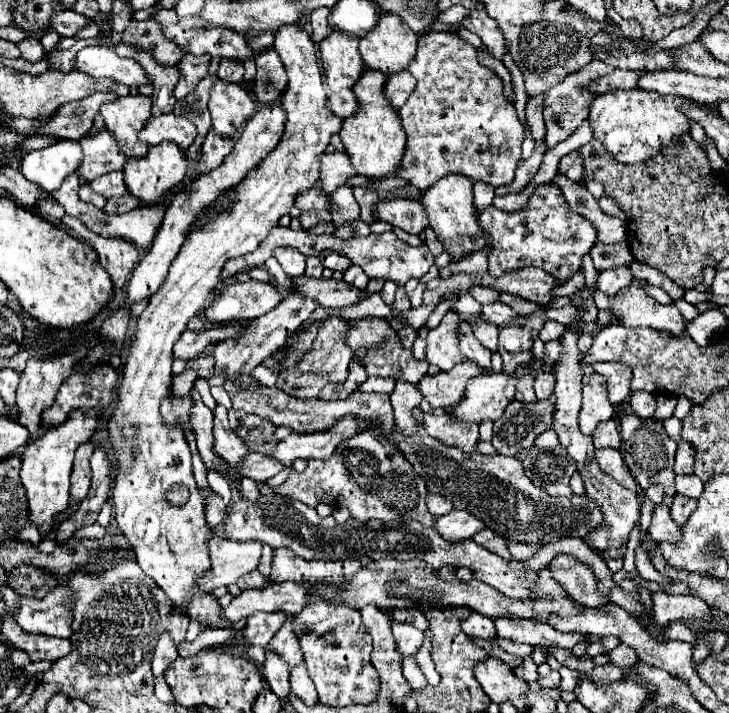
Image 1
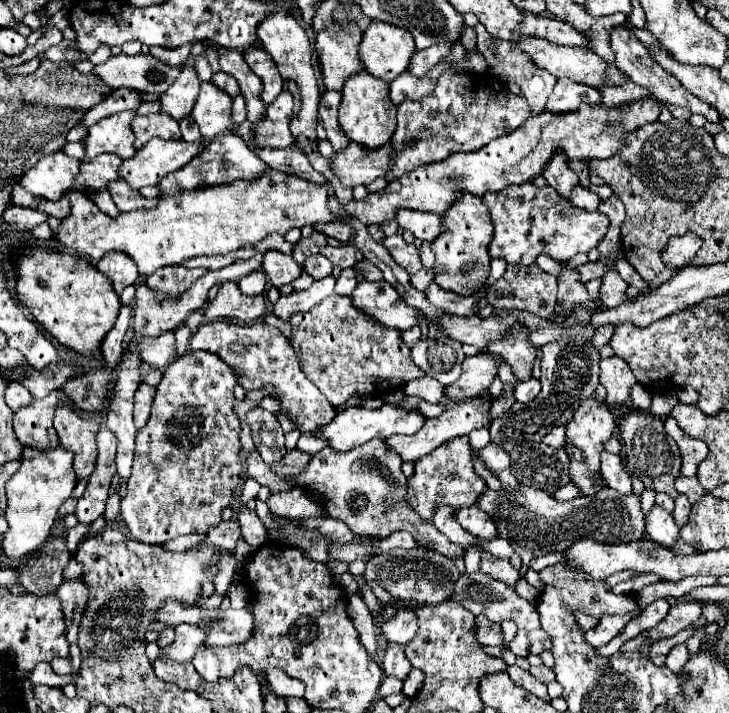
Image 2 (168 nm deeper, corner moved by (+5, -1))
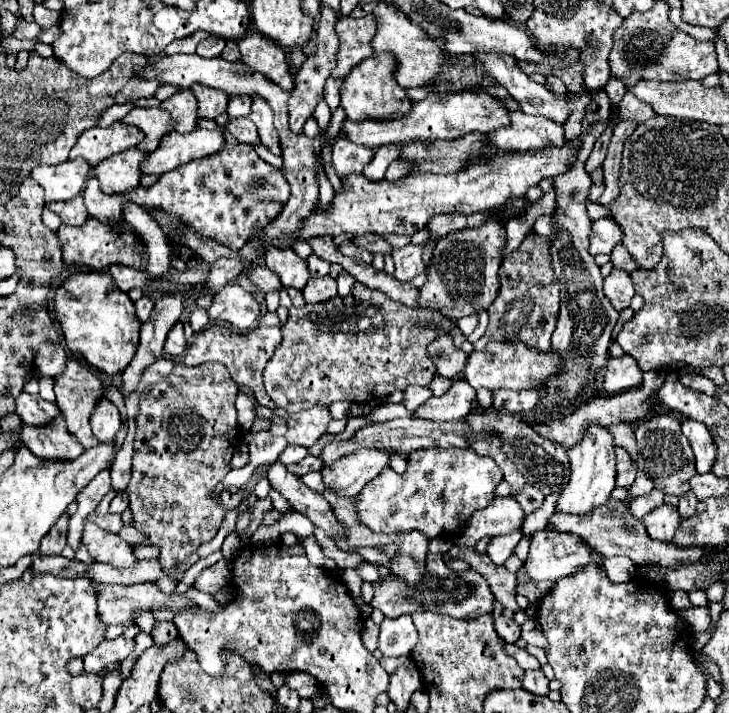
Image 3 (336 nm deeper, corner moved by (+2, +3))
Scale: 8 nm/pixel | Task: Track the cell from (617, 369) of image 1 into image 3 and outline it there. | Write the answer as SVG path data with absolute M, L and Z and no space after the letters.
M623 354L619 358L609 358L607 368L605 368L605 380L603 380L603 390L605 394L619 394L623 390L637 388L643 380L643 372L637 366L635 358Z

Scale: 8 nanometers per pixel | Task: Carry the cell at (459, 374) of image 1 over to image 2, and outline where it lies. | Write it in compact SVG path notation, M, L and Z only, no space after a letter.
M490 352L466 356L462 366L462 376L452 386L446 386L444 390L446 396L450 400L466 400L488 392L492 380L498 374L500 362L502 362L502 356L490 354Z

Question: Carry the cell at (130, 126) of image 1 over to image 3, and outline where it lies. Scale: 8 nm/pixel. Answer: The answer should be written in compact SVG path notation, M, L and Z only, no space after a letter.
M113 122L107 128L89 128L85 130L77 144L71 148L69 160L75 160L77 156L85 158L91 166L97 162L123 152L127 148L135 148L143 140L143 132L137 126L127 126L123 122Z

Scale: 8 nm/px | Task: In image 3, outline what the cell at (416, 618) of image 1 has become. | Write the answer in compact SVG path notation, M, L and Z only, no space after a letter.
M409 614L399 618L385 618L379 634L379 650L383 656L409 656L417 644L417 630Z

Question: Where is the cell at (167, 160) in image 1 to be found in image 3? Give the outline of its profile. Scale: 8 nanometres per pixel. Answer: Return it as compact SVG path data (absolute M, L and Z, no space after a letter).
M193 130L189 134L169 132L161 138L157 150L147 154L147 162L143 162L143 174L165 174L183 166L191 160L215 154L223 148L223 136L217 130Z

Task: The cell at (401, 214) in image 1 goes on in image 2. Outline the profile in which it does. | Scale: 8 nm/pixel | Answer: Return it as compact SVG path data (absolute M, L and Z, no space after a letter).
M400 210L398 224L404 230L410 230L418 240L428 240L428 242L432 242L446 230L438 214L420 214L412 210Z

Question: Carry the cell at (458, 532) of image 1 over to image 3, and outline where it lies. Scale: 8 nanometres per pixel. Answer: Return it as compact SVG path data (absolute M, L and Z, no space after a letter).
M497 496L491 506L477 510L467 520L467 526L463 526L461 534L456 537L455 543L459 546L475 546L485 536L499 536L499 534L511 534L519 530L519 526L525 520L525 512L515 502L513 496L501 498Z

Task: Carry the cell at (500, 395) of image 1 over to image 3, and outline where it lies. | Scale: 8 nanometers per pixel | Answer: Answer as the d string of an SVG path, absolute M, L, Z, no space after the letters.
M361 448L323 468L323 484L343 496L357 496L367 482L389 466L391 454L407 458L407 454L391 448Z

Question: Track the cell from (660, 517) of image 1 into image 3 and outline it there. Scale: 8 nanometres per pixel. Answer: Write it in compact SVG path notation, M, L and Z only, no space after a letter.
M659 506L659 508L653 508L649 514L643 516L643 524L647 528L647 534L653 538L653 540L659 540L659 542L671 542L673 540L673 534L675 530L679 528L681 524L681 516L677 512L677 506Z

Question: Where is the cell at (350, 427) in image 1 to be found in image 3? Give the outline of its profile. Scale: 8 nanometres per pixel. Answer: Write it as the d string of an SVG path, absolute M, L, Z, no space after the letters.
M457 378L449 388L449 392L445 392L439 398L431 396L425 404L421 404L413 412L413 416L433 420L433 422L465 418L469 414L473 398L475 398L475 390L463 378Z

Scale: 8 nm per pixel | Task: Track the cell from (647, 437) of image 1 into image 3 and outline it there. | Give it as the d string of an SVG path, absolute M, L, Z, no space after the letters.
M657 414L651 416L649 420L639 422L637 430L637 466L639 470L645 472L647 478L653 480L655 488L663 490L665 494L675 494L675 496L683 496L689 490L689 478L695 476L695 458L693 458L693 450L689 446L689 440L681 434L681 426L679 420L671 414Z

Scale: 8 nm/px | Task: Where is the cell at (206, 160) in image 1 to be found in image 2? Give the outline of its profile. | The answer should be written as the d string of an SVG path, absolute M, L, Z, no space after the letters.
M228 132L228 134L220 134L218 138L214 138L206 146L204 154L196 156L192 162L188 162L188 166L168 174L160 182L160 194L164 194L164 192L174 194L174 192L180 192L180 190L196 190L196 188L220 186L220 184L230 184L230 182L236 182L236 180L256 180L266 170L268 170L268 166L246 146L246 142L240 136Z

